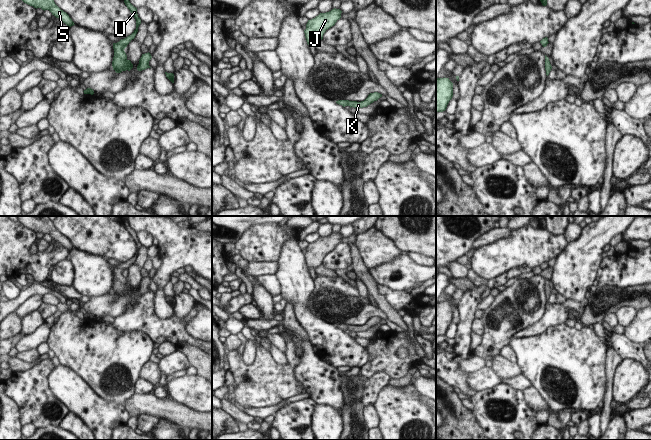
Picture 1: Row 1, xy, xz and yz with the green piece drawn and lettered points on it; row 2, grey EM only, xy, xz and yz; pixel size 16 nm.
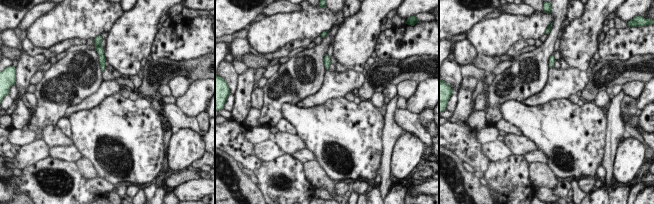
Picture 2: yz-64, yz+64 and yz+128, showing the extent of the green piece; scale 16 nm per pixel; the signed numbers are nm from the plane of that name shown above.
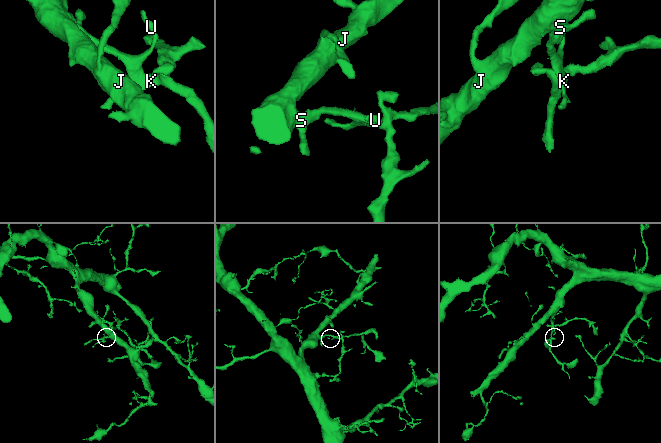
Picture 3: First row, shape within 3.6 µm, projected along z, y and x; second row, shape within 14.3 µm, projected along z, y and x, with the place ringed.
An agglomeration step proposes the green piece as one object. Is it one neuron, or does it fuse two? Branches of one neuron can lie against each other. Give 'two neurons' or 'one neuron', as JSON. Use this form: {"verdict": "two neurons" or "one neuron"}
{"verdict": "one neuron"}

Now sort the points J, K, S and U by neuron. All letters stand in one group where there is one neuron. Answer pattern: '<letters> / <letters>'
J K S U

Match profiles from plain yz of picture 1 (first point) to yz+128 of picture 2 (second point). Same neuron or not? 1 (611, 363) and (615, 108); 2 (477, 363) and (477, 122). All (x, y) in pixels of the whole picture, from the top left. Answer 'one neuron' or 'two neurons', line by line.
1: one neuron
2: two neurons

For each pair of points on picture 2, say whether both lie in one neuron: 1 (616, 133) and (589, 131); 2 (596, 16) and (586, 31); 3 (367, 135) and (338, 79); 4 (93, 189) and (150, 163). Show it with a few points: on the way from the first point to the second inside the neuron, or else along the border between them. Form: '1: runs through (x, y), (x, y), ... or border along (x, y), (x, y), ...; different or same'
1: border along (607, 118), (606, 144), (603, 155); different
2: runs through (592, 20), (589, 27); same
3: border along (344, 97), (329, 99), (322, 104); different
4: border along (99, 176), (113, 185); different

